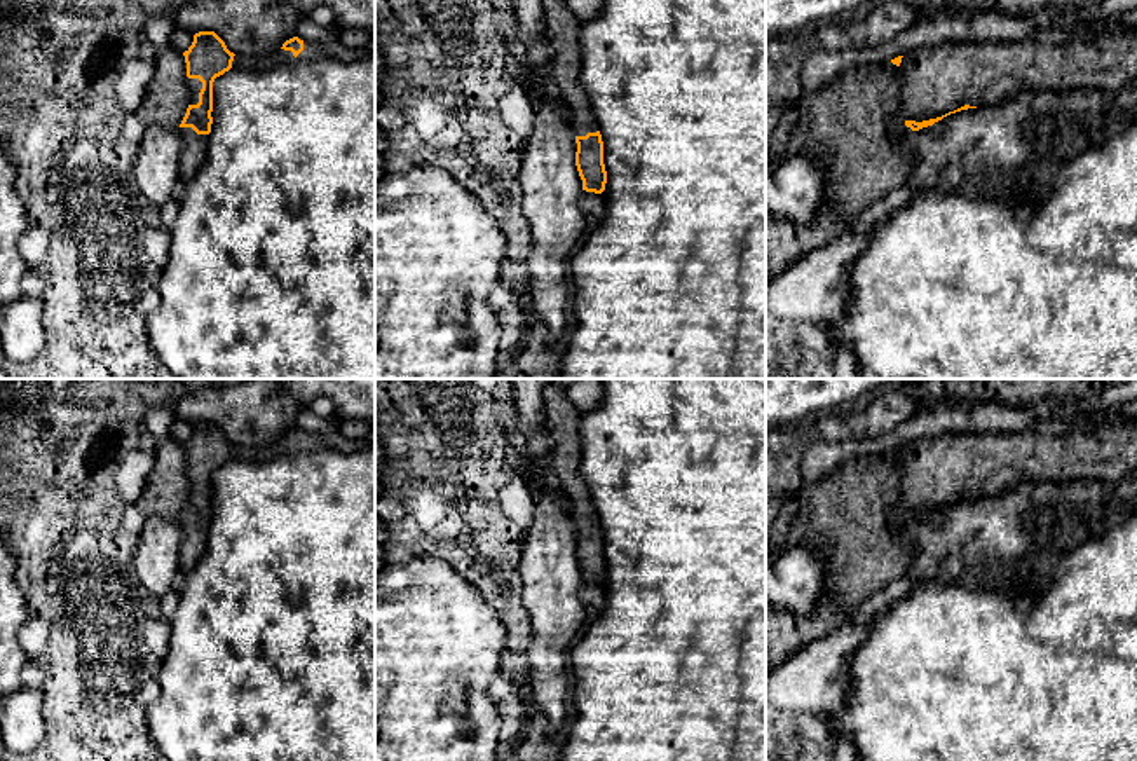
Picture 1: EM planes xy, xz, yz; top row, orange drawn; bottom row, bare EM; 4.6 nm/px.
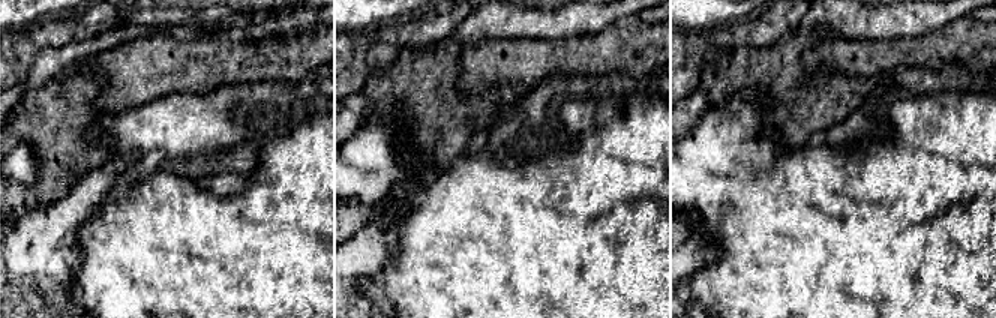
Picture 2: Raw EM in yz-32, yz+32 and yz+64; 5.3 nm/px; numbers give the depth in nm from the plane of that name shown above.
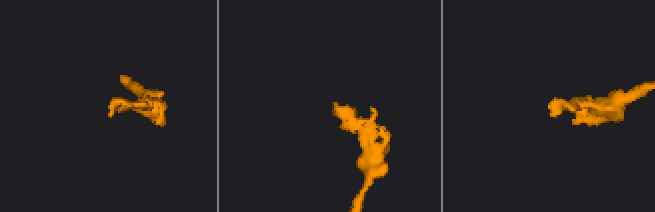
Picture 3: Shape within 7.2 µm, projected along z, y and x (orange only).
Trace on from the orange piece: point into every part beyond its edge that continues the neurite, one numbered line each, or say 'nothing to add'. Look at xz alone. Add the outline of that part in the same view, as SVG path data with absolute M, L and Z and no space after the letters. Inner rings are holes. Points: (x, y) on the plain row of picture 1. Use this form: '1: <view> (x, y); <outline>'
1: xz (562, 419); M549 379L542 391L544 424L551 438L551 473L570 504L570 520L575 527L596 524L598 515L591 504L589 489L581 473L582 412L567 396L567 386L560 379Z

